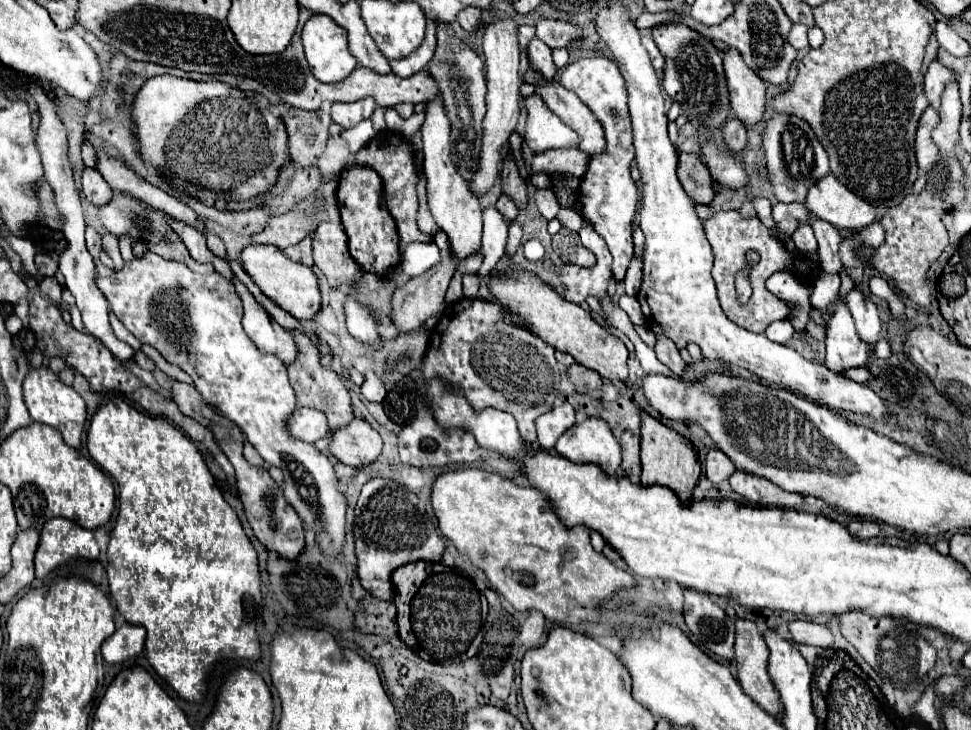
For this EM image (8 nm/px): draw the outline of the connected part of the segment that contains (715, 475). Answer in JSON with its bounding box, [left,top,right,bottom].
[706,449,734,483]

